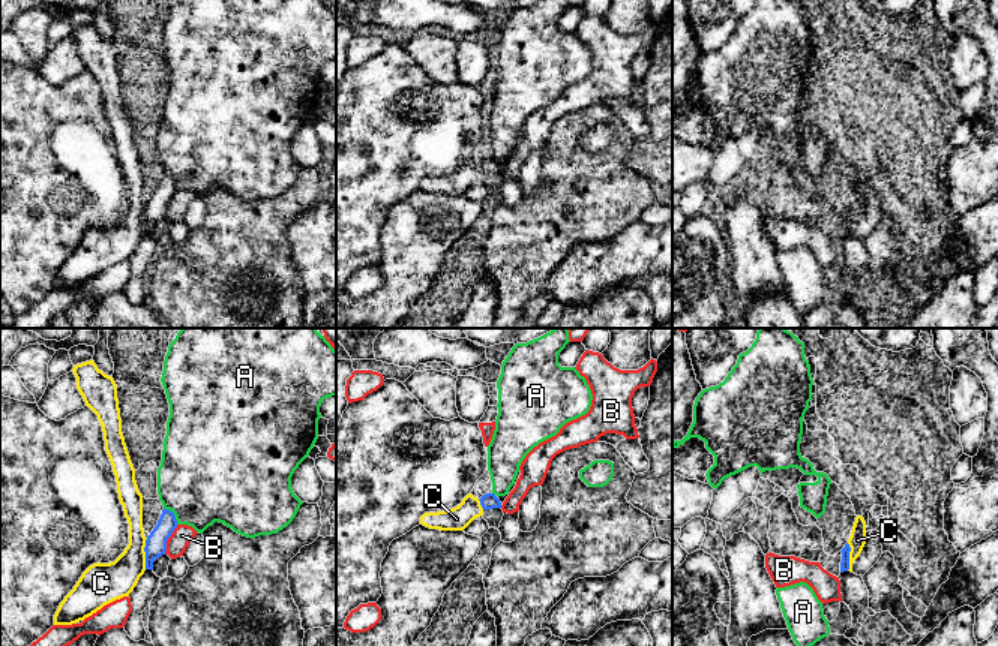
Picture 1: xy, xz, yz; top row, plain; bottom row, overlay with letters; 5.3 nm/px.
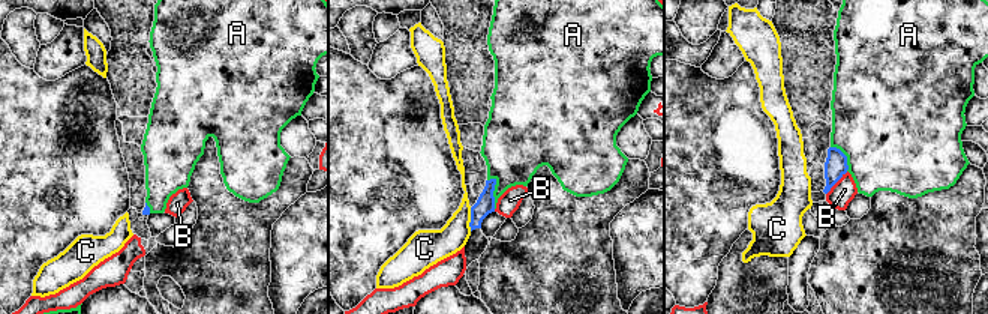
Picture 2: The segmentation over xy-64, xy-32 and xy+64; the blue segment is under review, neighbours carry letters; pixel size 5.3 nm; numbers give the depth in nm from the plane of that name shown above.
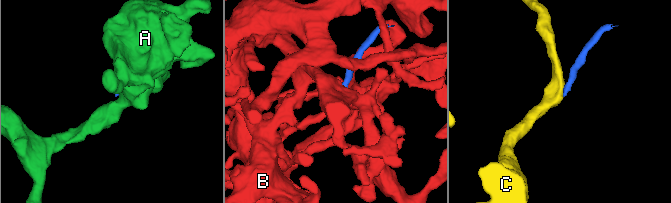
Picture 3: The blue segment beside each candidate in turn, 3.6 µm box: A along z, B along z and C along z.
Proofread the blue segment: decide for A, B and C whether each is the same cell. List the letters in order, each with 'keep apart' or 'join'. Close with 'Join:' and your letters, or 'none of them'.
A: keep apart
B: keep apart
C: keep apart
Join: none of them

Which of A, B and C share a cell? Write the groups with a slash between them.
A / B / C

